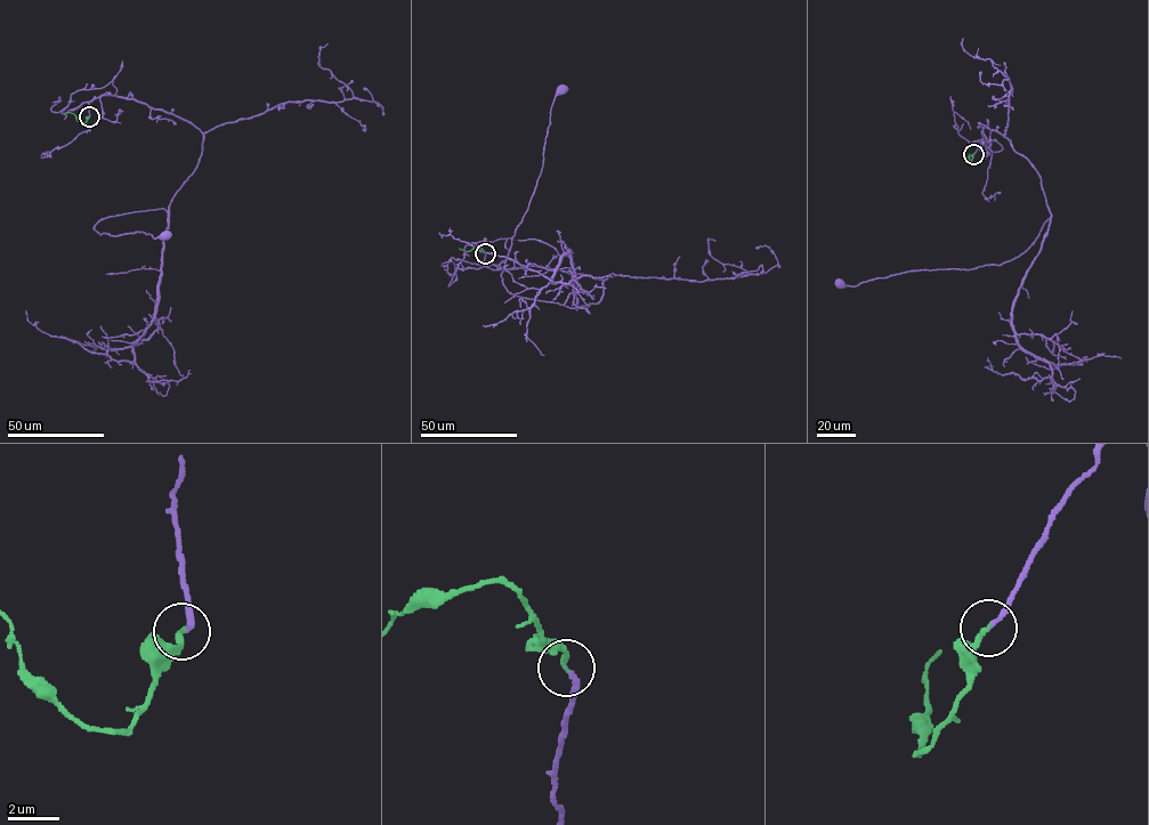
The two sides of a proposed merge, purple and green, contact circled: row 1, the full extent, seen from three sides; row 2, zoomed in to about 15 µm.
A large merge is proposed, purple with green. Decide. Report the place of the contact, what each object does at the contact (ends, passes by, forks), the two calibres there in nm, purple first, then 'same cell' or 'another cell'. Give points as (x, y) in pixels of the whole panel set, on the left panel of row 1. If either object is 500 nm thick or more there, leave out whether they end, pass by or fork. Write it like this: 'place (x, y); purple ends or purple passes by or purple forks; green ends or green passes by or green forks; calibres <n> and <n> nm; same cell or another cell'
place (89, 116); purple ends; green ends; calibres 170 and 200 nm; same cell

